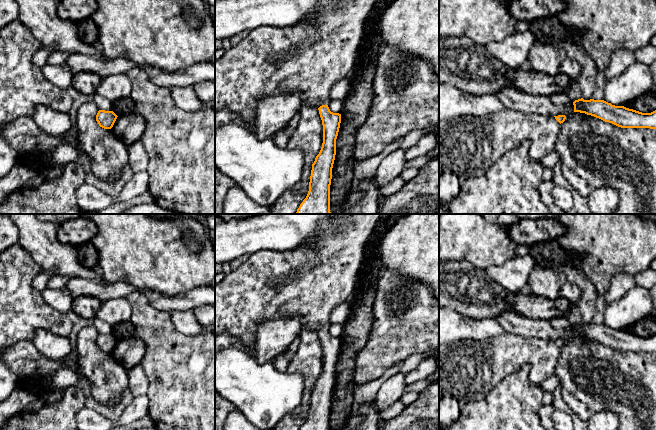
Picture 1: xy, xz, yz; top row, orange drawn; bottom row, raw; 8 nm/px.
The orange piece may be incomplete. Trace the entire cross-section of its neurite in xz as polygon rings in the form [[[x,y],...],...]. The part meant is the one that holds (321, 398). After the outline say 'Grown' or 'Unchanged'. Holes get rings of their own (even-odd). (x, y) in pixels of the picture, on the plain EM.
[[[334,214],[330,219],[326,219],[319,232],[300,248],[287,252],[257,251],[215,285],[215,334],[229,333],[250,345],[256,342],[257,322],[270,319],[277,313],[285,317],[298,317],[301,329],[318,332],[323,349],[323,367],[312,388],[308,418],[300,430],[330,430],[332,392],[341,347],[341,338],[331,336],[328,331],[331,324],[330,315],[336,305],[351,298],[367,244],[382,216],[383,214]]]. Grown

